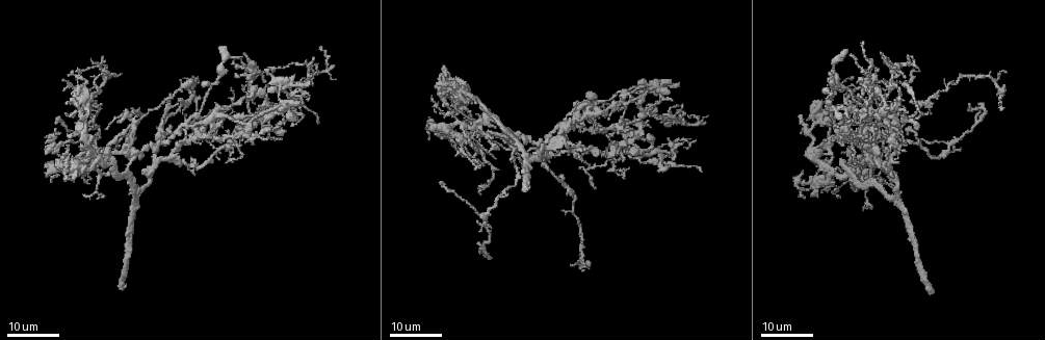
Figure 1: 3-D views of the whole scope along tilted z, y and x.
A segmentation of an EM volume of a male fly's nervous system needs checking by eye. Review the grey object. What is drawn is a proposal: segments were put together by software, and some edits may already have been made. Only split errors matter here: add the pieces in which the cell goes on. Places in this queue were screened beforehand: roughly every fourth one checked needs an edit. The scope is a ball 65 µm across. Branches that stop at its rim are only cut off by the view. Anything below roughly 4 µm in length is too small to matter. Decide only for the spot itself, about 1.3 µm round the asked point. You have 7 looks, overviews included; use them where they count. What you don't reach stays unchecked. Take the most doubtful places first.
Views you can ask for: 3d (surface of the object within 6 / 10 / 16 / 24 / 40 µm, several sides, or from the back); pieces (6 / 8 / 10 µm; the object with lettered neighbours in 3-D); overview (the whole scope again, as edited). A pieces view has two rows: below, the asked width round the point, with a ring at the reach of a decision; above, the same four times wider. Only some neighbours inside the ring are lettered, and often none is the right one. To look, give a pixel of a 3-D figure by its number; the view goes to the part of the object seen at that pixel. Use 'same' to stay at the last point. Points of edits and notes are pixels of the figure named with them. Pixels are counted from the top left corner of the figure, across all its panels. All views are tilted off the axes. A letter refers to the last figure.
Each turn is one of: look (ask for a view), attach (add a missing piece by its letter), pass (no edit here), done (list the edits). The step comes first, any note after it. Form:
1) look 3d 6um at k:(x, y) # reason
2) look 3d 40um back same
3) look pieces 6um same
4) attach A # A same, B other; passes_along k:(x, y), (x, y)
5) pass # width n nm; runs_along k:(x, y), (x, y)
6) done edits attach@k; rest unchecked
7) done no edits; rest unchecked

look 3d 24um at 1:(255, 111)

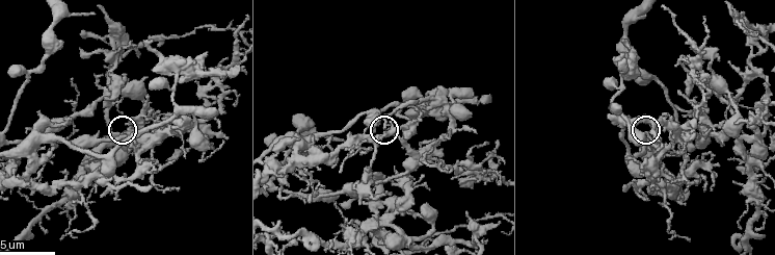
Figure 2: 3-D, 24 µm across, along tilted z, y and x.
look pieces 10um at 2:(125, 133)

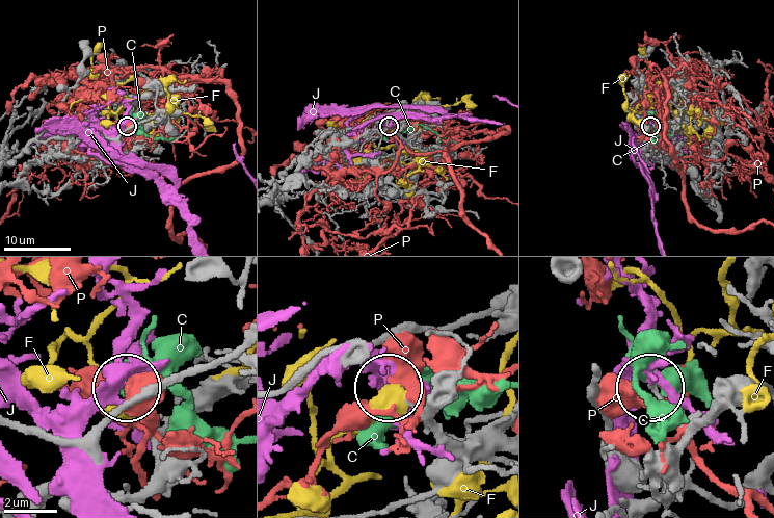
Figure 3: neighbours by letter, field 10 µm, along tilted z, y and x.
pass # C other, F other, J other, P other; none of them fits

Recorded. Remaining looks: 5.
look pieces 10um at 2:(357, 224) # an open end

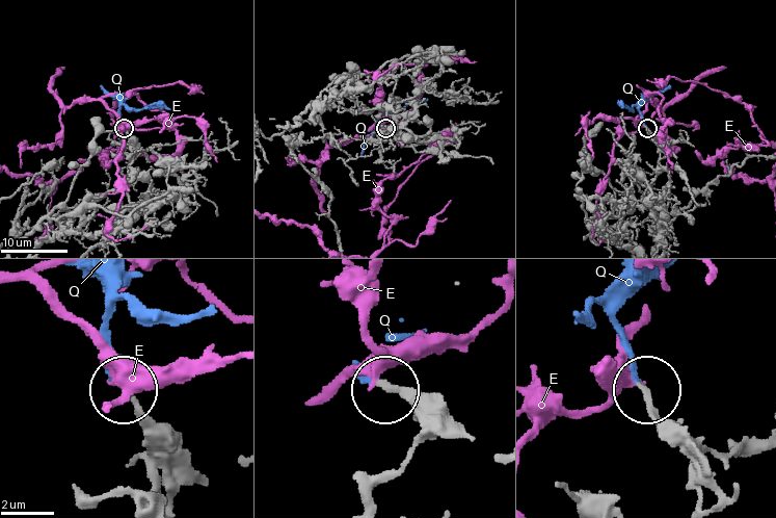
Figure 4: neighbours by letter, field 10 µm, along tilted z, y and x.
attach Q # E other, Q same; passes_along 4:(158, 457), (115, 373), (106, 319), (129, 300), (205, 316); it goes on there

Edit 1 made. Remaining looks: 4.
look 3d 10um at 2:(228, 136) # free end

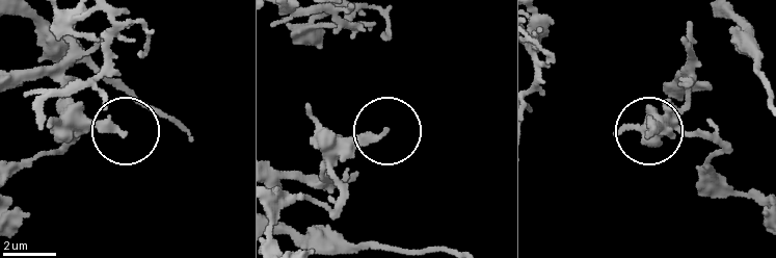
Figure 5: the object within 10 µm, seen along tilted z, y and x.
look pieces 8um at 5:(124, 131)

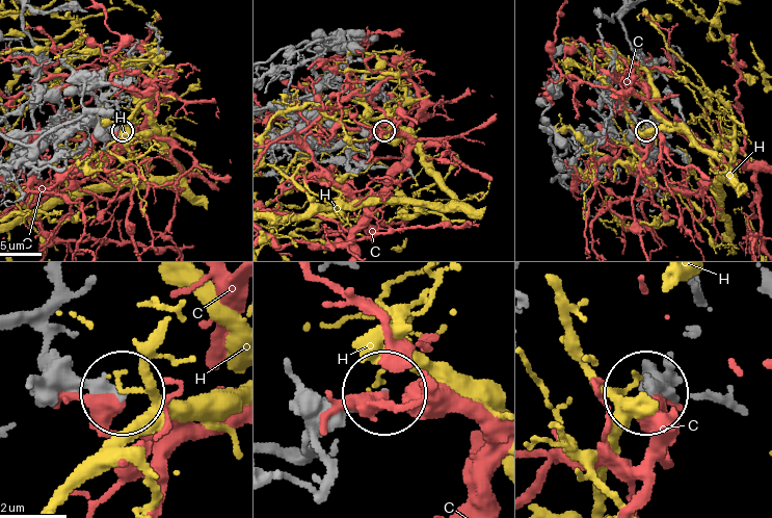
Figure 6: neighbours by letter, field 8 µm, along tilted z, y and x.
pass # C other, H other; none of them fits

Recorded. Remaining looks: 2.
done edits attach@4; rest unchecked

